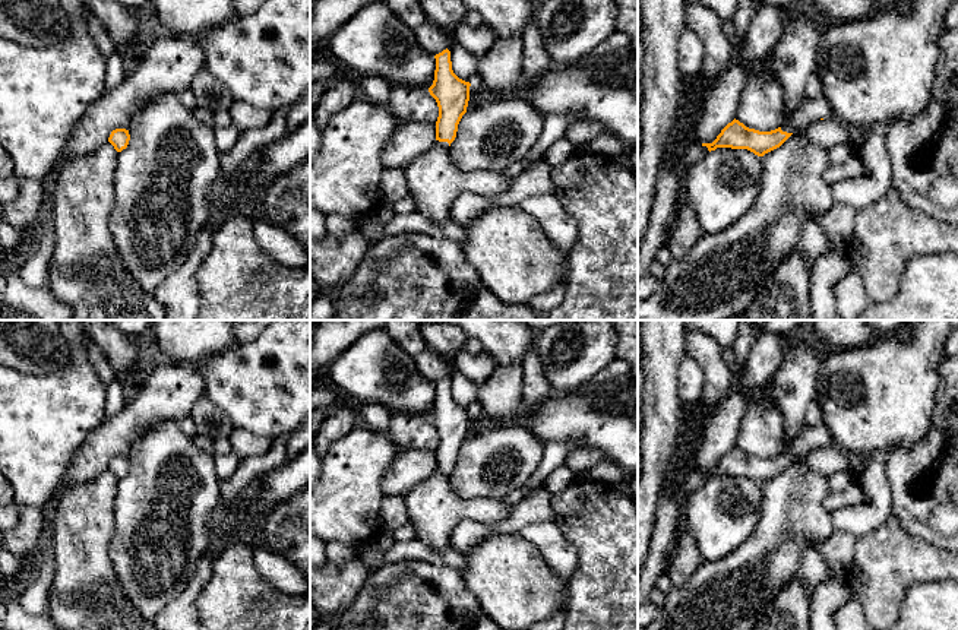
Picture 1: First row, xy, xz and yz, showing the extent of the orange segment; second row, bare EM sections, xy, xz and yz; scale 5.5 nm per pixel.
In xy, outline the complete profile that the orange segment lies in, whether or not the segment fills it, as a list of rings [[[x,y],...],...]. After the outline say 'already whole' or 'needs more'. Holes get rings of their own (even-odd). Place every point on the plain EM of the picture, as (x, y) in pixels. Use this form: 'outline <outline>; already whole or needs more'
outline [[[116,456],[111,459],[108,469],[114,474],[117,479],[121,479],[127,475],[130,468],[129,458],[126,456]]]; already whole

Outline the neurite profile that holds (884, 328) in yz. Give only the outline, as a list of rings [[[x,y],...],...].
[[[866,320],[866,322],[875,332],[885,336],[885,335],[892,333],[895,329],[898,329],[901,325],[904,325],[907,320]]]

